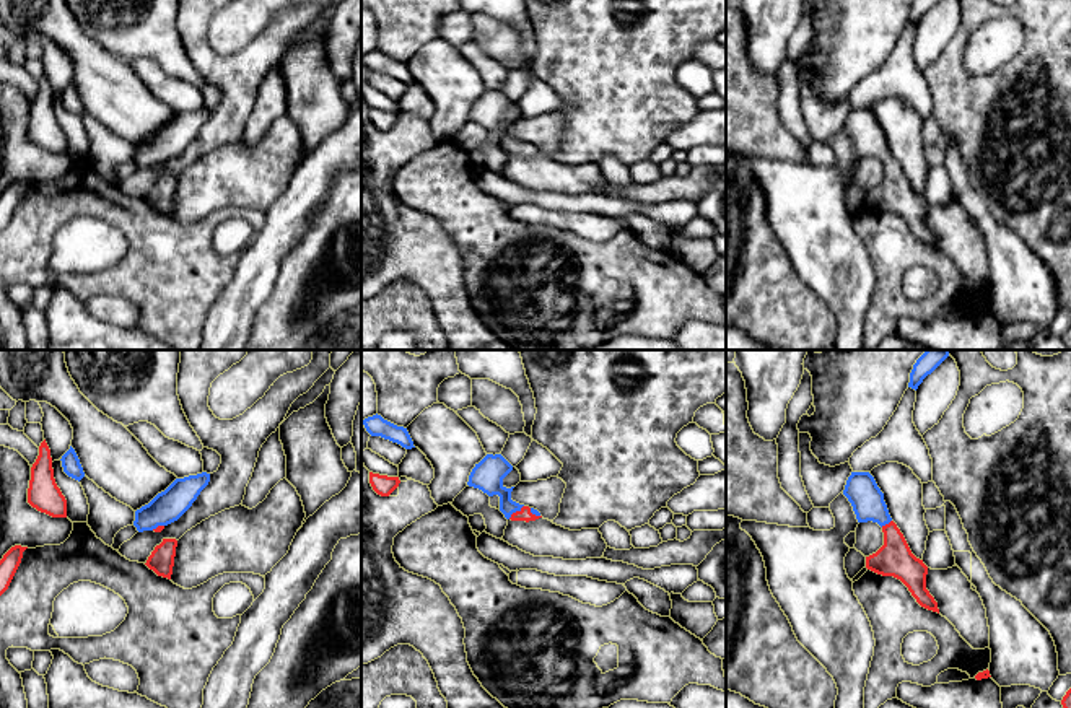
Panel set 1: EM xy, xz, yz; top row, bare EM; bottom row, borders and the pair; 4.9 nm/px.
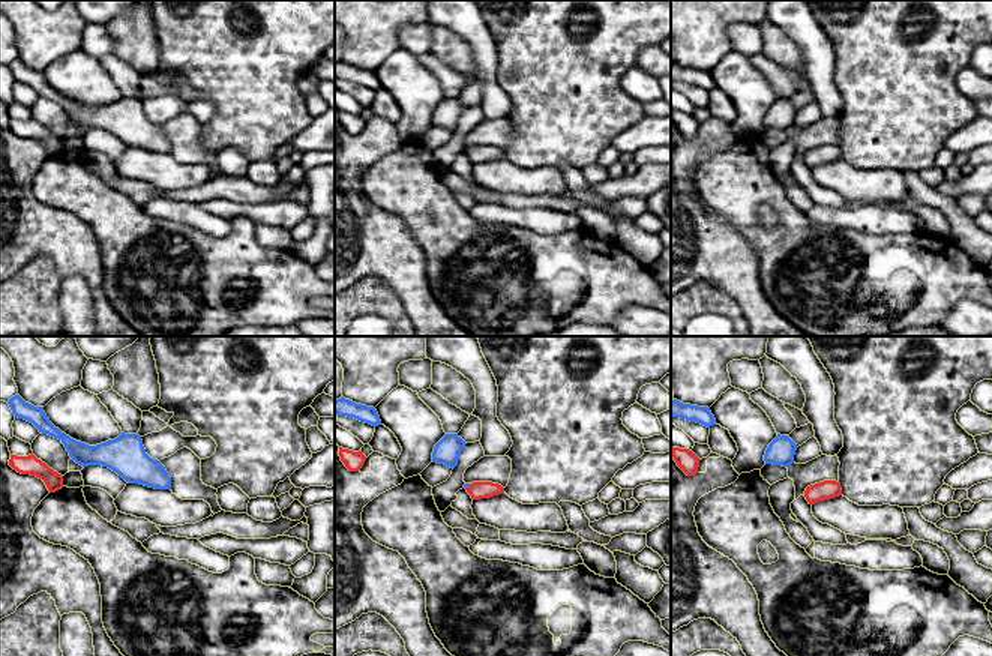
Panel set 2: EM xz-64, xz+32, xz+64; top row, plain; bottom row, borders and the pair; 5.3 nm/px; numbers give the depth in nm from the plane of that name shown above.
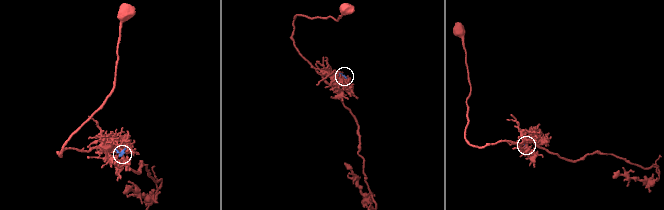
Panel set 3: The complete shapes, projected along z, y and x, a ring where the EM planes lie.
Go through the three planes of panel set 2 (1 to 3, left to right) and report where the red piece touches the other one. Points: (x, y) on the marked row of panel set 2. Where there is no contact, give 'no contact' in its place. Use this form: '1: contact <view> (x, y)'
1: no contact
2: contact xz+32 (468, 485)
3: no contact

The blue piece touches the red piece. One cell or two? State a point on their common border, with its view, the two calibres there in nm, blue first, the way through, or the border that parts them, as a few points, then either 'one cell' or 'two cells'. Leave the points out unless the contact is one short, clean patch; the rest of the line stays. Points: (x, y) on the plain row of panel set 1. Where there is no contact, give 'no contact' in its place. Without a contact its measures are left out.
contact xz (515, 147); calibres 160 and 60 nm; way xz (487, 111), (515, 147), (524, 150); one cell

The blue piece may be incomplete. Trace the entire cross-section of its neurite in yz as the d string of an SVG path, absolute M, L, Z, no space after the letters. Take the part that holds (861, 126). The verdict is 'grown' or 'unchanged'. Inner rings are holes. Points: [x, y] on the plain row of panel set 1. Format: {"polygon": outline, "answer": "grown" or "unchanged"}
{"polygon": "M851 107L843 130L851 138L858 158L877 158L884 168L884 181L866 192L866 203L900 215L921 243L939 249L938 238L926 225L928 202L911 189L903 169L892 156L874 112L869 107Z", "answer": "grown"}

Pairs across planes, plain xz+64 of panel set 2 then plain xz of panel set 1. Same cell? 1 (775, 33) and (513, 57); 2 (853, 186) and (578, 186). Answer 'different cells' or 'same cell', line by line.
1: same cell
2: same cell

